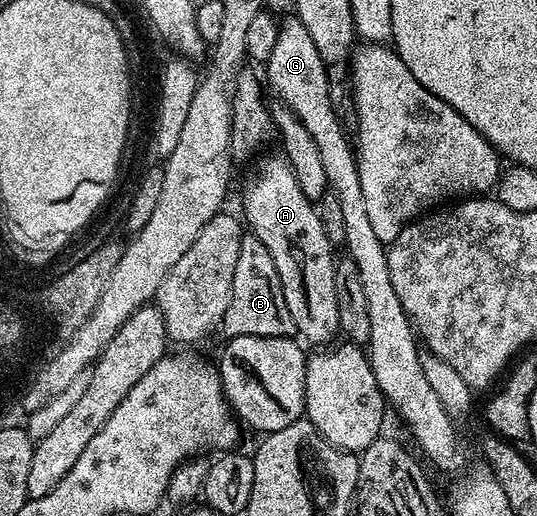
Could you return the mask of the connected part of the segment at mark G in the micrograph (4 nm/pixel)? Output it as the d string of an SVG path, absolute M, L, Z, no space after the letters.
M297 17L282 19L278 28L278 40L272 49L272 57L264 64L268 87L275 91L277 98L304 125L308 137L316 141L320 148L320 161L324 164L324 173L330 182L330 191L340 201L340 210L344 212L344 249L348 257L356 261L360 272L360 282L366 294L370 326L368 358L376 385L380 385L383 397L391 408L398 410L400 418L406 421L410 435L418 442L418 447L430 458L434 467L442 471L458 471L466 463L466 451L462 448L462 439L454 428L455 420L444 409L440 397L432 390L432 385L420 369L420 340L410 322L404 305L400 305L400 296L392 285L392 276L388 273L387 244L376 237L368 218L368 208L364 206L364 193L360 189L358 157L352 146L352 139L346 136L338 115L334 112L336 101L330 96L330 73L316 50L312 33L304 29Z

